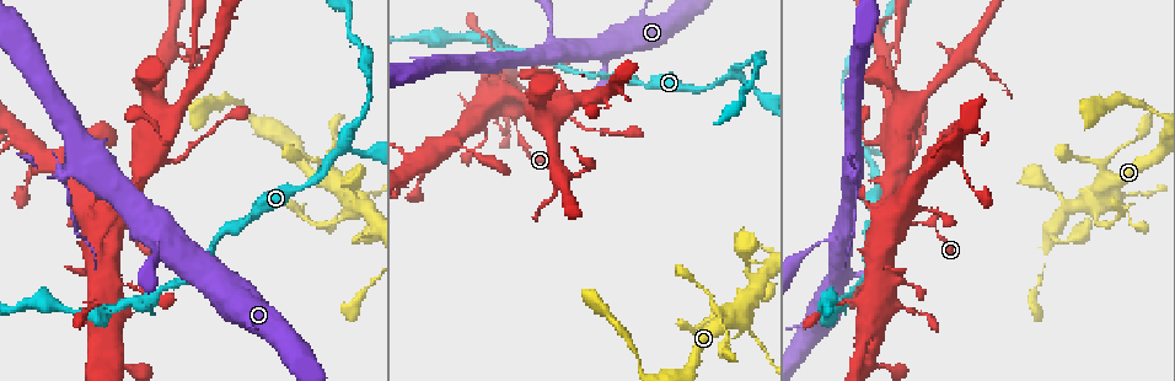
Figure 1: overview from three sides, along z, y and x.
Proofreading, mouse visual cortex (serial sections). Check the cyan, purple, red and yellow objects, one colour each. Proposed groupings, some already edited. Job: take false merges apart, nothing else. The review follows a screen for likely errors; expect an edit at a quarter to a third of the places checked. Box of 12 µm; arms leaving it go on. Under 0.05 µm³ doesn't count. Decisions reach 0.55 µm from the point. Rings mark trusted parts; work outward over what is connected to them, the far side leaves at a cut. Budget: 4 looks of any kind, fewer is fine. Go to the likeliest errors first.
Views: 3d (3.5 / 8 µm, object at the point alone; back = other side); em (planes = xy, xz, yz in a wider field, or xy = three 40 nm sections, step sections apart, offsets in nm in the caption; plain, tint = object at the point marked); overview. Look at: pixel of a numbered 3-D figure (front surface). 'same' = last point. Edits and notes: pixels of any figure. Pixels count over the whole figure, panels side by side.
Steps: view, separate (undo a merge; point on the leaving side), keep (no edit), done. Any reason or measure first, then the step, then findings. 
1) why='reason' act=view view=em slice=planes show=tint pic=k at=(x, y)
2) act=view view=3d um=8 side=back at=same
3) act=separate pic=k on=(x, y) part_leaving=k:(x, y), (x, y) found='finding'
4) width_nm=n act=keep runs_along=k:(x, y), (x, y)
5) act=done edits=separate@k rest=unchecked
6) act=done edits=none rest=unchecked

act=view view=3d um=8 pic=1 at=(758, 57)

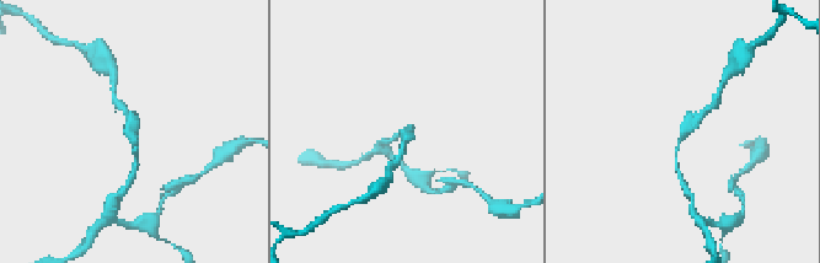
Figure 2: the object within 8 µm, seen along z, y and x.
act=view view=em slice=xy step=5 show=tint pic=2 at=(409, 130)

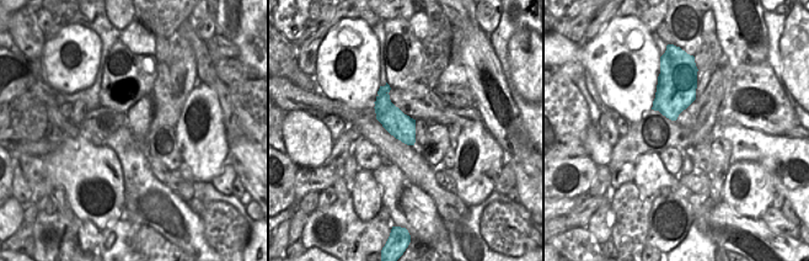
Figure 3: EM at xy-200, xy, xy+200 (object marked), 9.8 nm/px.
act=keep found='all the same cell'

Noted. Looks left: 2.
why='four or more arms meet' act=view view=3d um=3.5 pic=1 at=(835, 240)

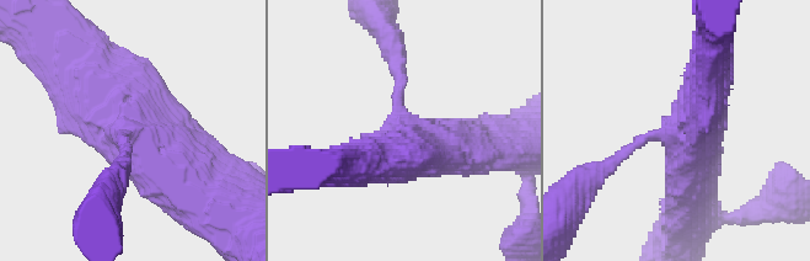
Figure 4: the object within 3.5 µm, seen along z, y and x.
arms=4 arm_widths_nm=150,300,600,600 act=view view=em slice=xy step=5 show=tint pic=4 at=(128, 135)

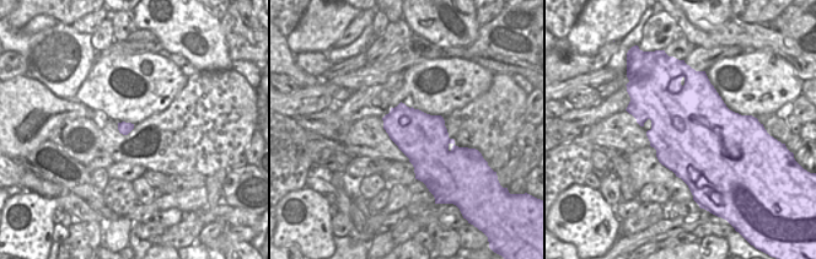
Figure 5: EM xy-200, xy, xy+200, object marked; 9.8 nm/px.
act=keep runs_along=4:(199, 179), (79, 58) found='continuous, no second cell'

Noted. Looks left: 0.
act=done edits=none rest=unchecked

